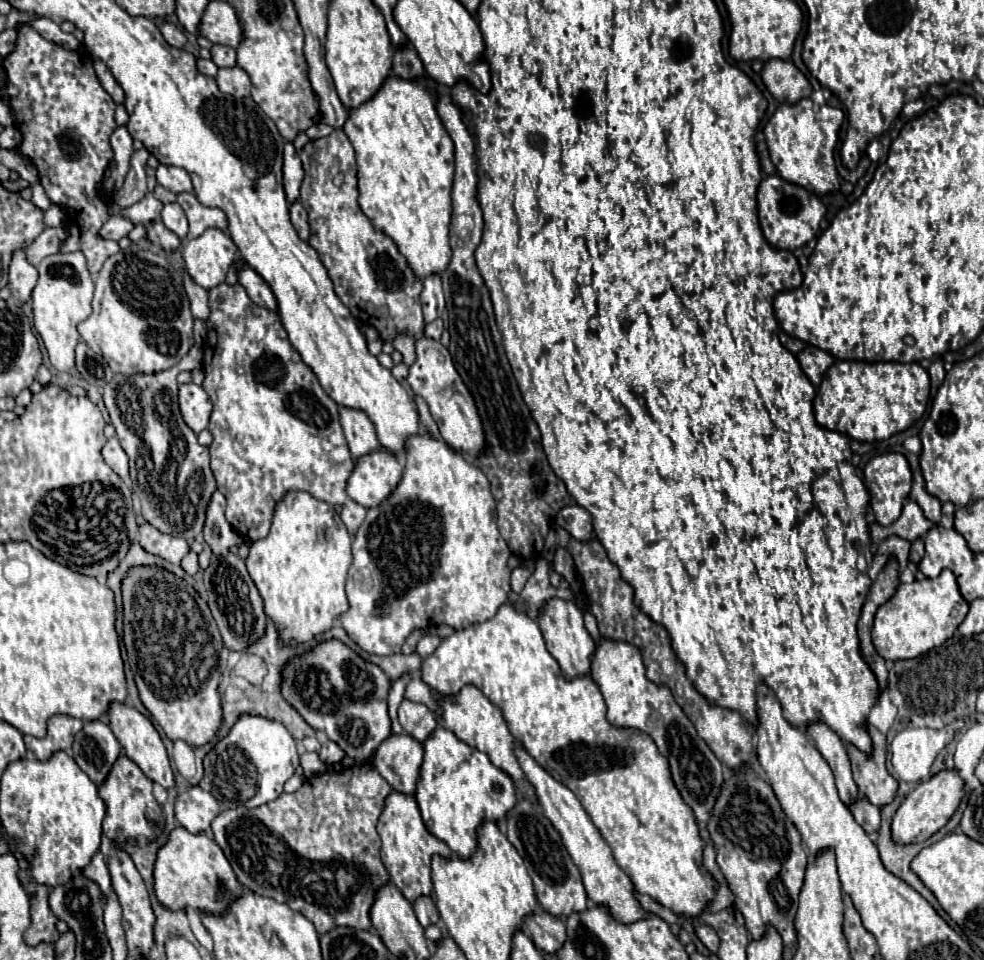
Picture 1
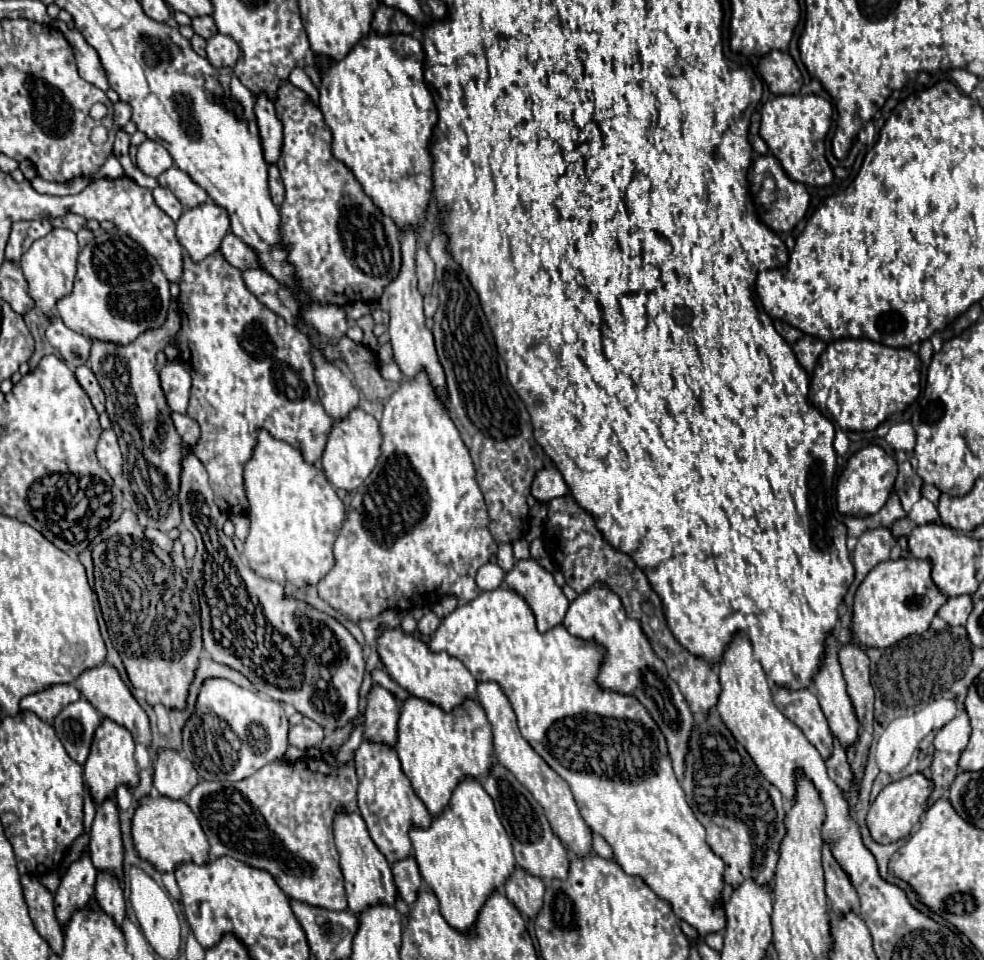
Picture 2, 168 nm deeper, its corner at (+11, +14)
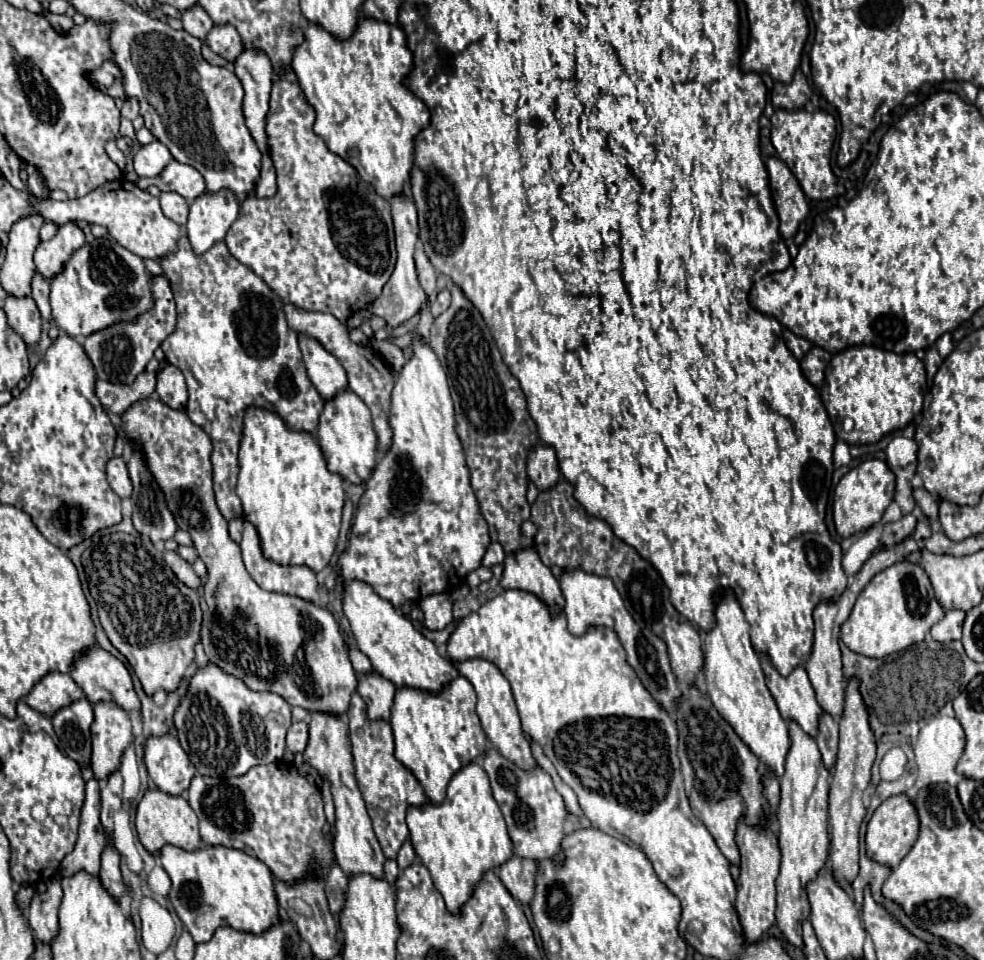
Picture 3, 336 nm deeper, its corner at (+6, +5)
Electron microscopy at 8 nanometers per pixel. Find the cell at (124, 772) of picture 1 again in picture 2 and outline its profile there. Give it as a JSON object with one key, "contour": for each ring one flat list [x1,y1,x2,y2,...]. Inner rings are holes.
{"contour":[[102,719,102,725,98,727,94,741,92,741,92,749,90,749,90,757,84,765,84,777,86,777,86,785,90,789,90,795,94,799,96,805,102,805,106,799,114,797,114,791,124,785,128,789,138,787,140,777,138,777,138,765,134,759,134,739,132,735,122,729,120,725,112,723,110,719]]}

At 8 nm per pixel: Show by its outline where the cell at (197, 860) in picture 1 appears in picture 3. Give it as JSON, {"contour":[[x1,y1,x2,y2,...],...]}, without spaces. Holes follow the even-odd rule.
{"contour":[[159,788,147,790,137,804,135,812,135,828,141,844,151,852,159,852,159,846,165,846,171,842,173,846,179,846,183,850,197,850,201,846,201,836,199,836,199,824,195,818,195,812,191,810,189,802,183,796,171,796,161,792]]}

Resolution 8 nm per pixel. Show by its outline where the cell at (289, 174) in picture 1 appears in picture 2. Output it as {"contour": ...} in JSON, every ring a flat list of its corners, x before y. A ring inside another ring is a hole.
{"contour":[[258,97,256,113,258,113,258,129,262,137,264,157,268,163,278,163,282,155,282,121,276,117,274,103,266,97]]}

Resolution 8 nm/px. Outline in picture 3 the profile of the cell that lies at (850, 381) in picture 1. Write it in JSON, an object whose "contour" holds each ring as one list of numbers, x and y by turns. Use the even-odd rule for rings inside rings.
{"contour":[[849,346,829,362,821,400,837,438,843,438,847,444,875,444,921,414,927,390,925,366,915,354,895,354,875,346],[843,418,855,422,853,430,843,430]]}

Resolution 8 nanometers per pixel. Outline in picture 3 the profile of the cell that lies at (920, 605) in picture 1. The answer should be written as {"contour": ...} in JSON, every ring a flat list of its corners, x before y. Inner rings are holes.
{"contour":[[901,560,881,572,859,594,849,618,841,624,843,644,863,656,883,658,915,642,925,640,929,628,943,618,943,608,935,600,929,576,919,564]]}

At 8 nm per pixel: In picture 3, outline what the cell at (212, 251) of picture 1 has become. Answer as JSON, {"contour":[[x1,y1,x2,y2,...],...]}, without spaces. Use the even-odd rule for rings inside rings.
{"contour":[[219,190,219,192,205,192,201,194,199,198,195,198,189,206,189,220,185,224,187,228,187,236,189,236,189,242,193,246,193,250,197,254,203,254,205,250,209,250,215,242,223,240,227,230,231,228,231,224,235,222,239,214,239,200,237,196,231,192,231,190]]}

